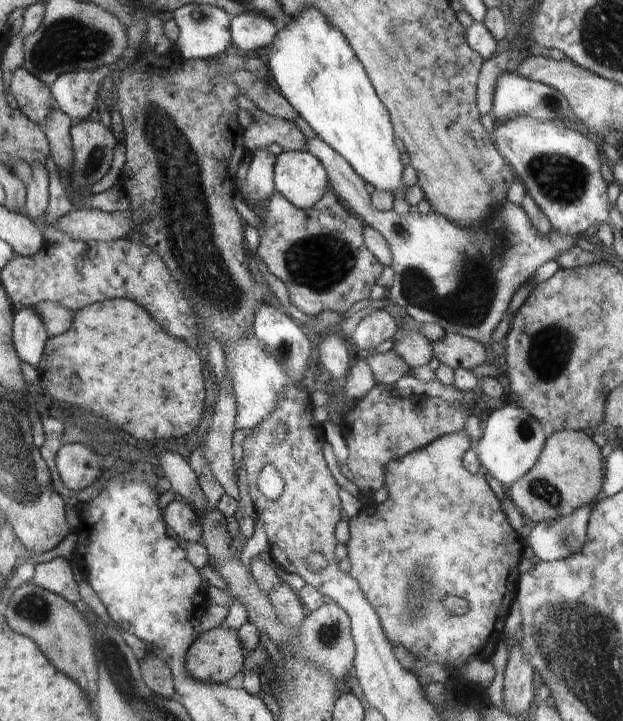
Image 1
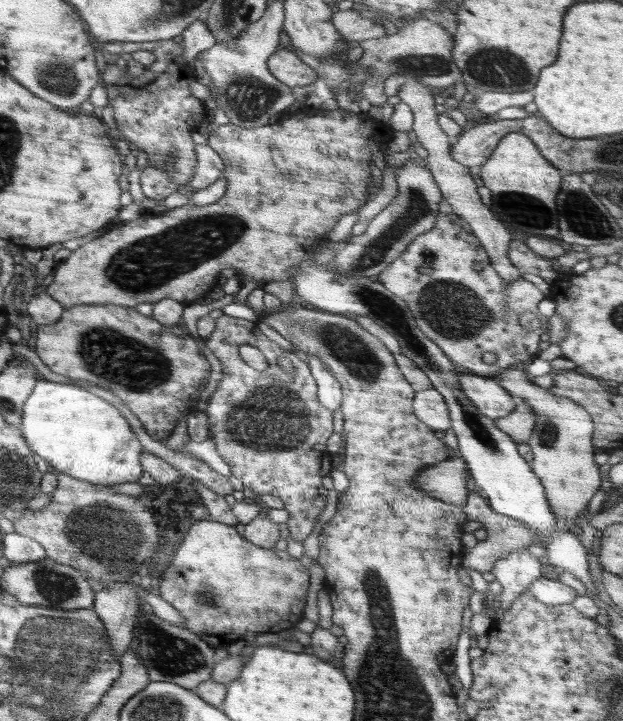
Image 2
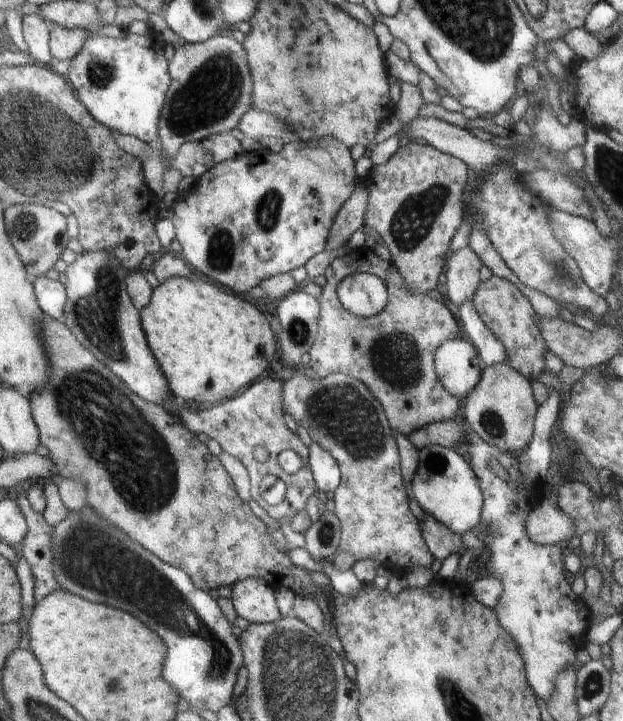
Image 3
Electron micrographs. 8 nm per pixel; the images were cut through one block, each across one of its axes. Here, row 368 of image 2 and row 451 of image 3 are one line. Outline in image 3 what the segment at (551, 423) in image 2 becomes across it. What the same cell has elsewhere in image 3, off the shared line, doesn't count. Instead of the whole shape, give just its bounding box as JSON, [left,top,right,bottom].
[464,363,537,455]

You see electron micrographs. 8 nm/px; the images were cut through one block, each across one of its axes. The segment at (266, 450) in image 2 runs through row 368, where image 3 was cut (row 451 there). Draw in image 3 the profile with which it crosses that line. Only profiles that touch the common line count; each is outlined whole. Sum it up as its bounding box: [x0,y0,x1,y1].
[164,378,318,520]

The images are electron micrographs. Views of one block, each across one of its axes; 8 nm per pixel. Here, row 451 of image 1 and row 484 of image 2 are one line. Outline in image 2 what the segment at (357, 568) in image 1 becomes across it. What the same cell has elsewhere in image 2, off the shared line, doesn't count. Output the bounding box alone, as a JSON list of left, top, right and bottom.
[414,456,469,506]

